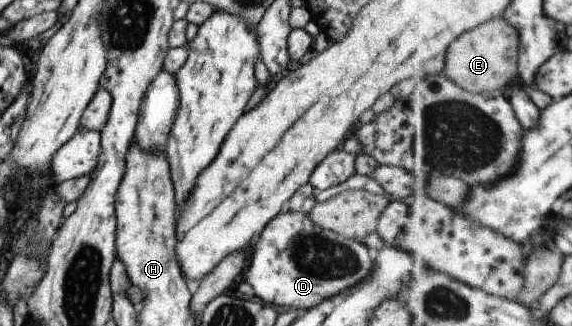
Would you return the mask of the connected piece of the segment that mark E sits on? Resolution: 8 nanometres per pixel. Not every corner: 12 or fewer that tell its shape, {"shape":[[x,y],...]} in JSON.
{"shape":[[493,19],[451,45],[445,73],[467,91],[520,78],[523,39]]}

